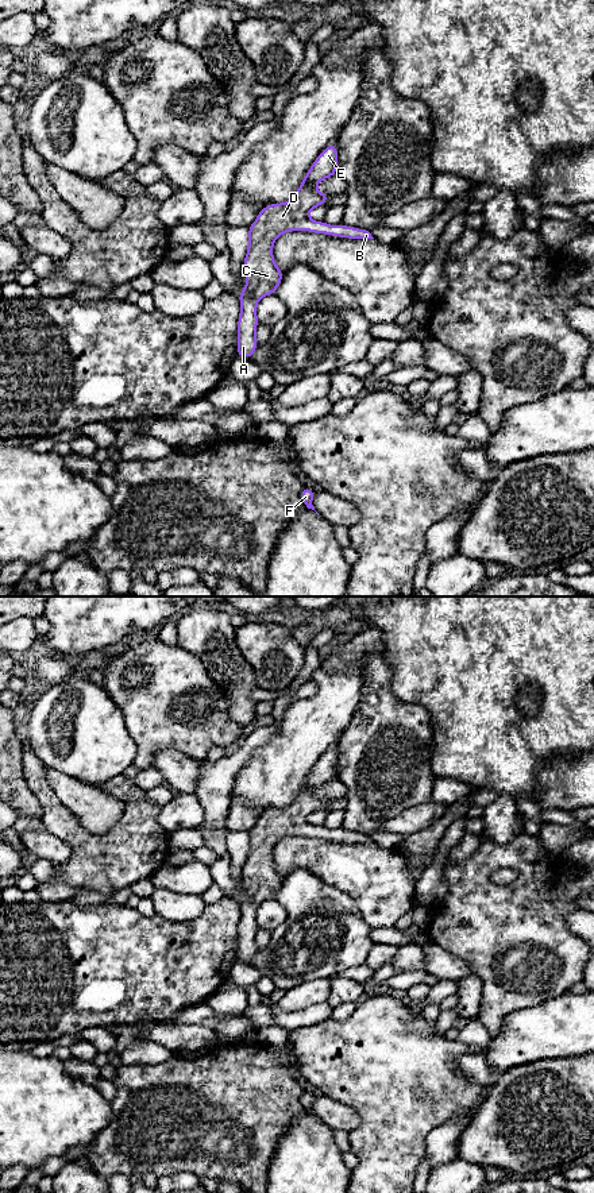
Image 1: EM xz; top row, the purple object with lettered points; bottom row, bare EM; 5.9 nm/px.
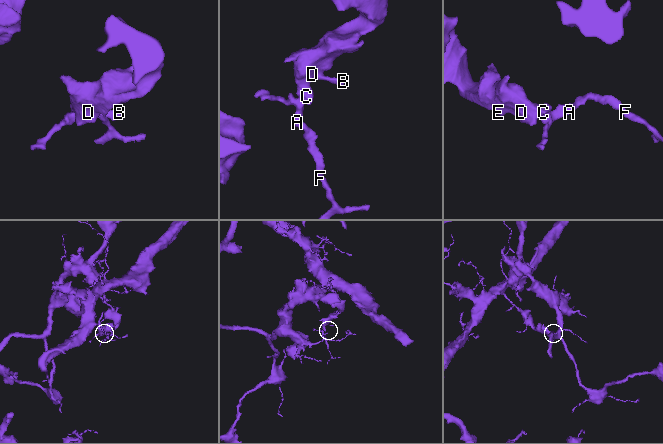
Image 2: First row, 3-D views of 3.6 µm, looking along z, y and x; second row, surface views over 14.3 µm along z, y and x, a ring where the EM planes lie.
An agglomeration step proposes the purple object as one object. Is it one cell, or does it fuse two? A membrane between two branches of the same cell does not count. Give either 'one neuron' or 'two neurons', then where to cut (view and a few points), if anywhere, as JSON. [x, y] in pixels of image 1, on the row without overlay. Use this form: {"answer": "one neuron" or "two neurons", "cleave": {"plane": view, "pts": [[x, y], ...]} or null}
{"answer": "one neuron", "cleave": null}

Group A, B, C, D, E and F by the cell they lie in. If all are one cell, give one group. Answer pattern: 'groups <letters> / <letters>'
groups A B C D E F

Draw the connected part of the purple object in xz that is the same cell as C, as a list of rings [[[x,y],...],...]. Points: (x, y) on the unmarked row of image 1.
[[[331,748],[312,768],[297,798],[282,808],[269,808],[259,815],[256,825],[248,831],[248,853],[243,866],[243,880],[247,891],[238,897],[240,920],[238,923],[238,962],[251,964],[258,946],[255,934],[259,928],[256,908],[262,900],[274,900],[284,884],[284,877],[273,862],[273,848],[290,835],[309,835],[347,843],[374,843],[362,833],[344,829],[329,830],[325,826],[313,826],[308,816],[319,810],[325,810],[329,798],[317,798],[319,785],[338,779],[338,748]]]

